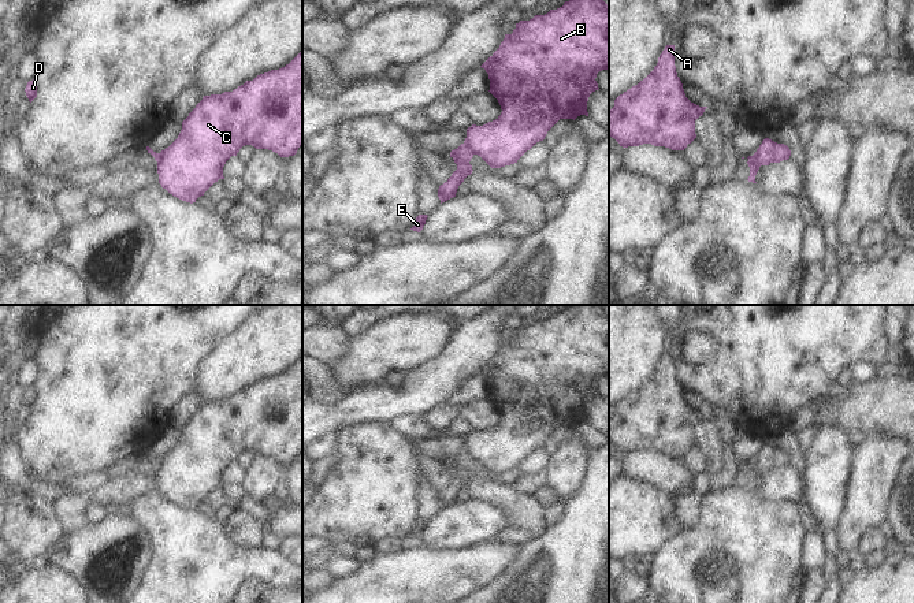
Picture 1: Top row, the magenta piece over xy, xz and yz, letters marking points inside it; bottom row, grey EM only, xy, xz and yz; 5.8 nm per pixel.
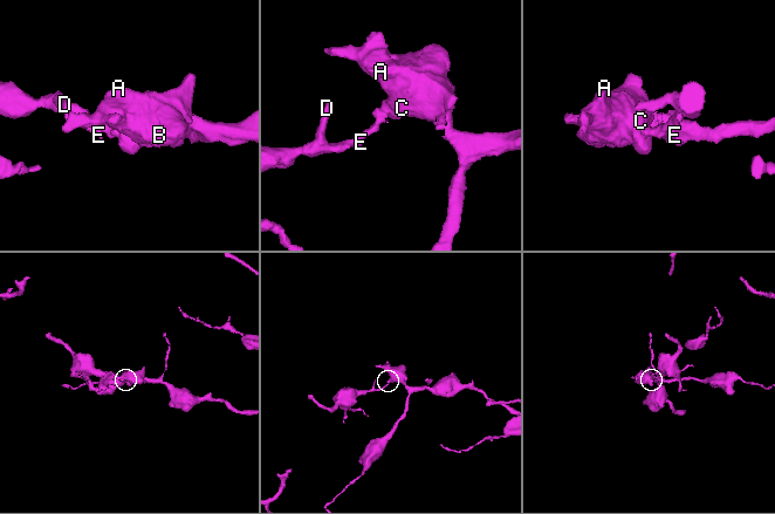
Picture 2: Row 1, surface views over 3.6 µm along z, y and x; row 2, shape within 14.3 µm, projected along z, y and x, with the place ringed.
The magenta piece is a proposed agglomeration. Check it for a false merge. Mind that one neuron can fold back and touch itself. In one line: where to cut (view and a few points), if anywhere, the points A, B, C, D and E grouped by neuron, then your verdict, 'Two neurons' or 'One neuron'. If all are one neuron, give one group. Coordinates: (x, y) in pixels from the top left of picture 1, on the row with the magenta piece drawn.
Split along yz (753, 155), (760, 166). Groups: A B C / D E. Two neurons.

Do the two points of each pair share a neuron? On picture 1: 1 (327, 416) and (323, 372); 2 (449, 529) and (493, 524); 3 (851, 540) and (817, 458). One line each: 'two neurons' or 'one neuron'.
1: two neurons
2: one neuron
3: two neurons

